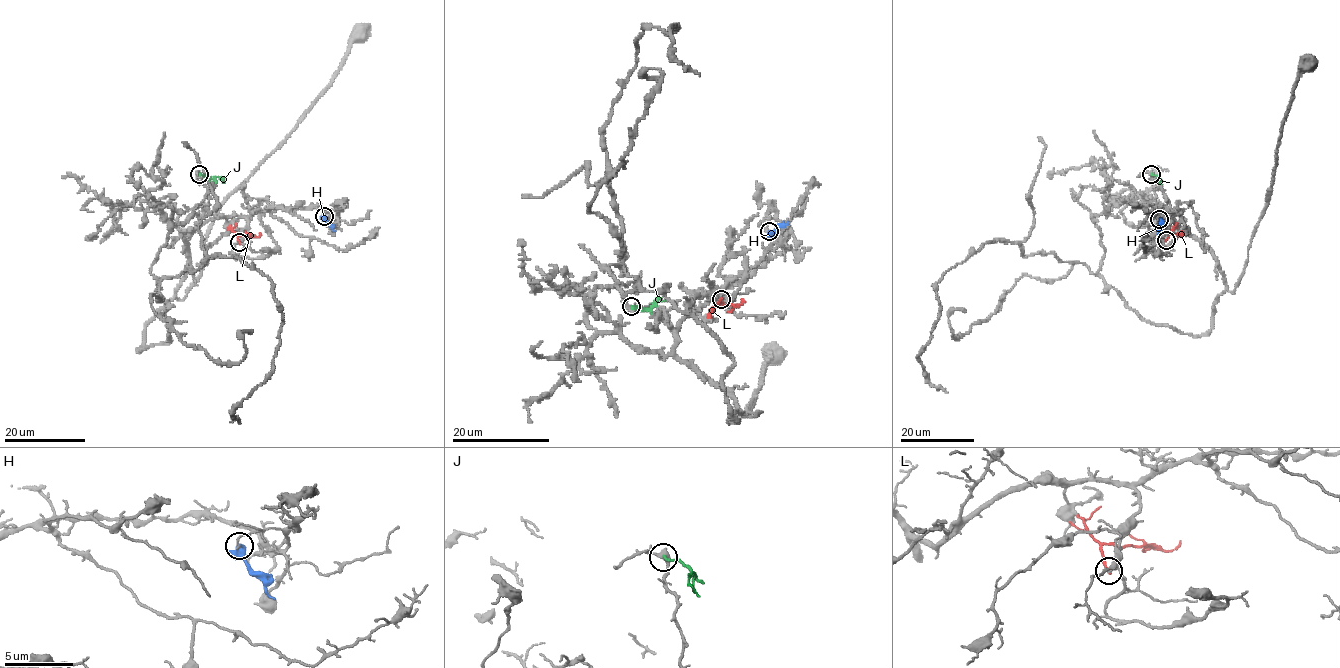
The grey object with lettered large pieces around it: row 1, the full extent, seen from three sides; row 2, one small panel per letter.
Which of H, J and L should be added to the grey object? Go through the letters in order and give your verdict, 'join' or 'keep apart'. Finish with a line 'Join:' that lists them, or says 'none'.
H: keep apart
J: keep apart
L: keep apart
Join: none

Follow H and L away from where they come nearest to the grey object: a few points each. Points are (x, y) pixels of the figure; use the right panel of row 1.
H: (1159, 220), (1158, 234)
L: (1166, 240), (1171, 233), (1182, 236), (1181, 234)

